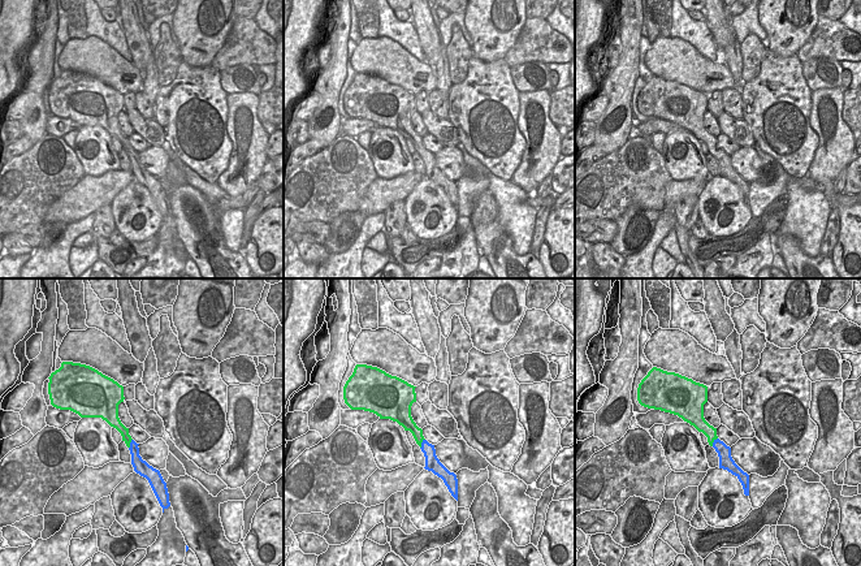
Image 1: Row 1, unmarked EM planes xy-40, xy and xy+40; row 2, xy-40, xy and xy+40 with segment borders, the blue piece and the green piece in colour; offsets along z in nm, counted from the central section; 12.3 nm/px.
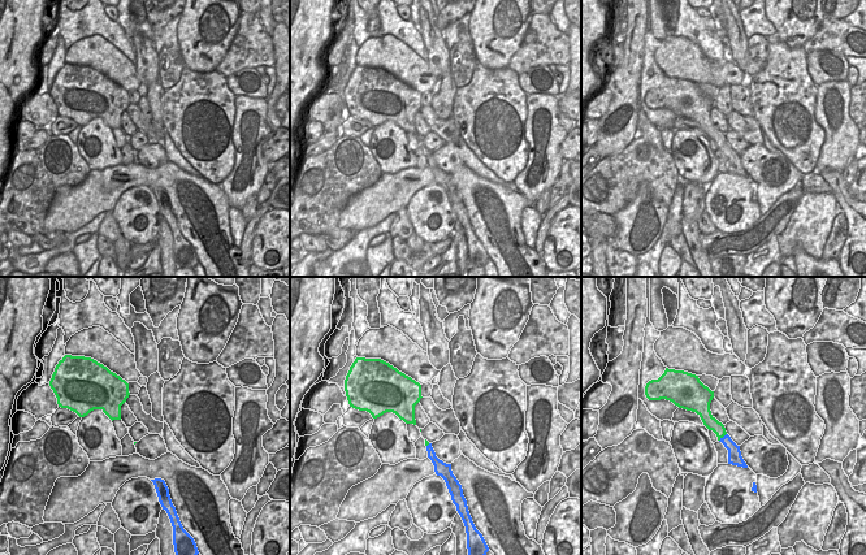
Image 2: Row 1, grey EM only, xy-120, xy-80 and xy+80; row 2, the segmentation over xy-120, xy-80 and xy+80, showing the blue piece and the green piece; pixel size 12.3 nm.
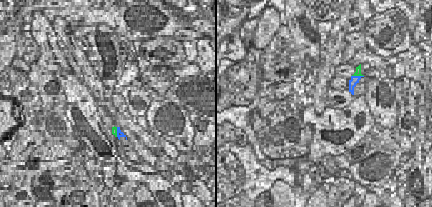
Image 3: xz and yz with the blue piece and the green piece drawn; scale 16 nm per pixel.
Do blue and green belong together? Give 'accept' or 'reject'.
accept

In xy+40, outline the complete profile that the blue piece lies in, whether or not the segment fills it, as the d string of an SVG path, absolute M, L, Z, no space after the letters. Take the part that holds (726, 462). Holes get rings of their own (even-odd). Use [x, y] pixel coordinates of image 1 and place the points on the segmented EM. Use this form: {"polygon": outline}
{"polygon": "M653 367L637 388L637 401L641 406L678 415L708 437L710 446L719 457L719 468L735 475L749 496L749 475L732 459L731 448L717 436L717 428L704 418L704 405L708 402L708 386L675 372Z"}

